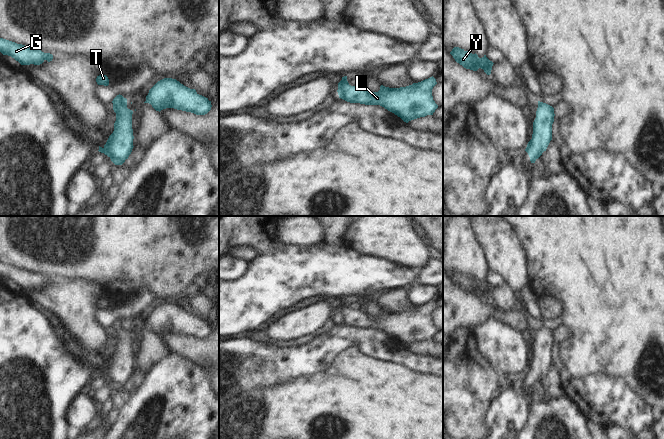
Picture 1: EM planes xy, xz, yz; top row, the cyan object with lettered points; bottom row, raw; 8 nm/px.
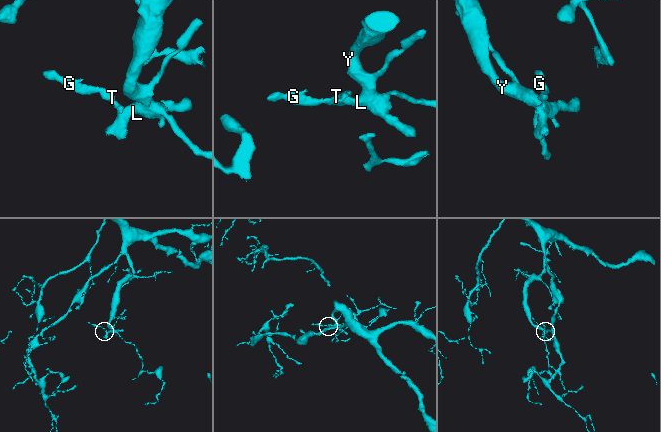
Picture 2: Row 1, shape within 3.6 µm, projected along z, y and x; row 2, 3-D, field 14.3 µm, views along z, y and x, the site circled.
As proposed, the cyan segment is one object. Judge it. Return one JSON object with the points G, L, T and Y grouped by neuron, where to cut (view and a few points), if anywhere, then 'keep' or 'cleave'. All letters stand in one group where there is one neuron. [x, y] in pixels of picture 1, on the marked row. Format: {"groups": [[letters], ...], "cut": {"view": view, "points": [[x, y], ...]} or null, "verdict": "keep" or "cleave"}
{"groups": [["G", "L", "T", "Y"]], "cut": null, "verdict": "keep"}

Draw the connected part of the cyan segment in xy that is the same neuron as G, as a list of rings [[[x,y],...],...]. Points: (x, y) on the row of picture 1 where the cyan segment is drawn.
[[[0,38],[0,52],[18,61],[21,65],[40,65],[45,60],[52,61],[53,55],[22,44]]]

